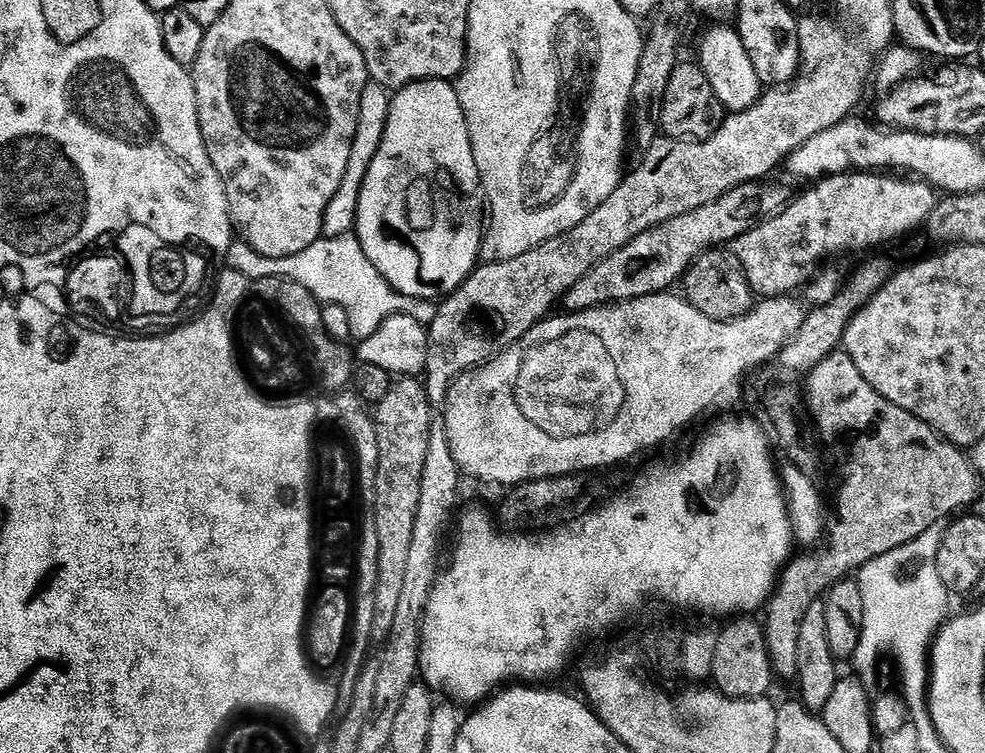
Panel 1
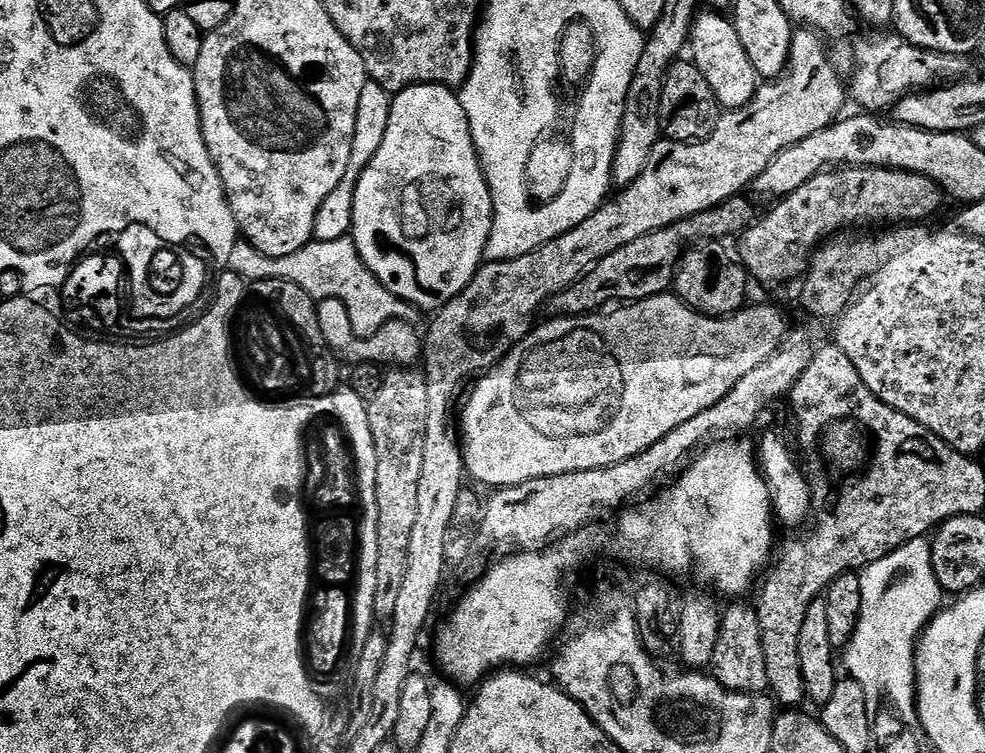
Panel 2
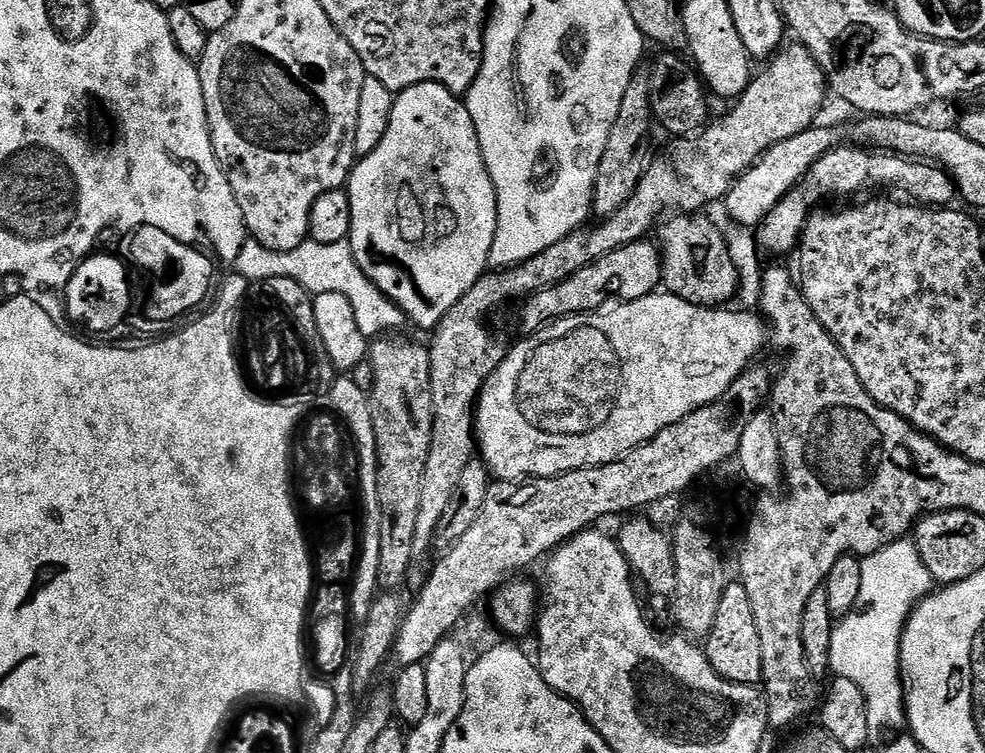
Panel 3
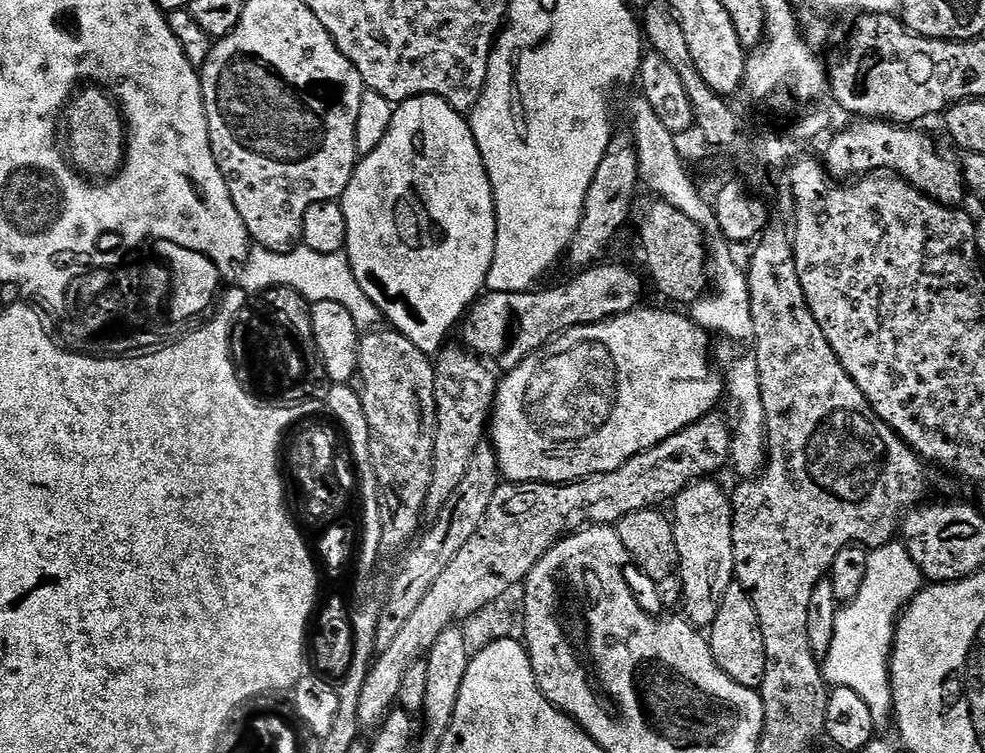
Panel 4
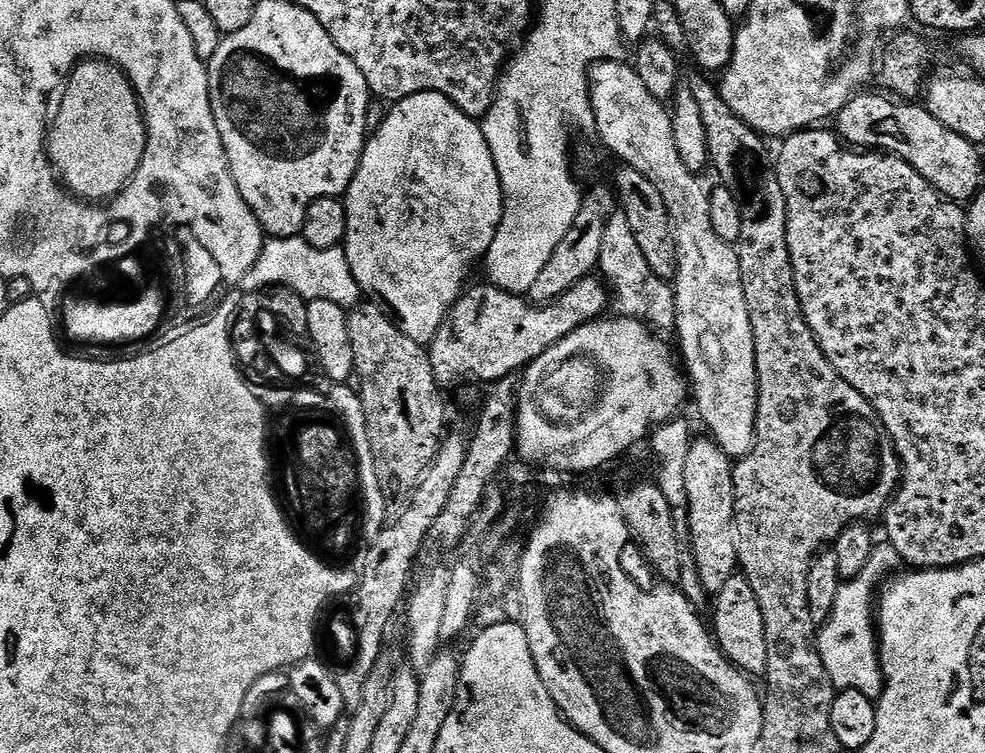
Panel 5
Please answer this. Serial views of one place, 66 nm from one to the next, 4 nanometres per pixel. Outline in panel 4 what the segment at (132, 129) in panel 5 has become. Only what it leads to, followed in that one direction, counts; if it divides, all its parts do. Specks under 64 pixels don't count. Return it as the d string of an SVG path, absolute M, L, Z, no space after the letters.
M84 86L71 97L66 108L66 120L68 116L68 152L66 148L66 156L73 169L88 178L113 177L123 167L125 161L126 129L124 116L119 107L112 106L112 108L108 108L104 96L106 98L104 88Z

